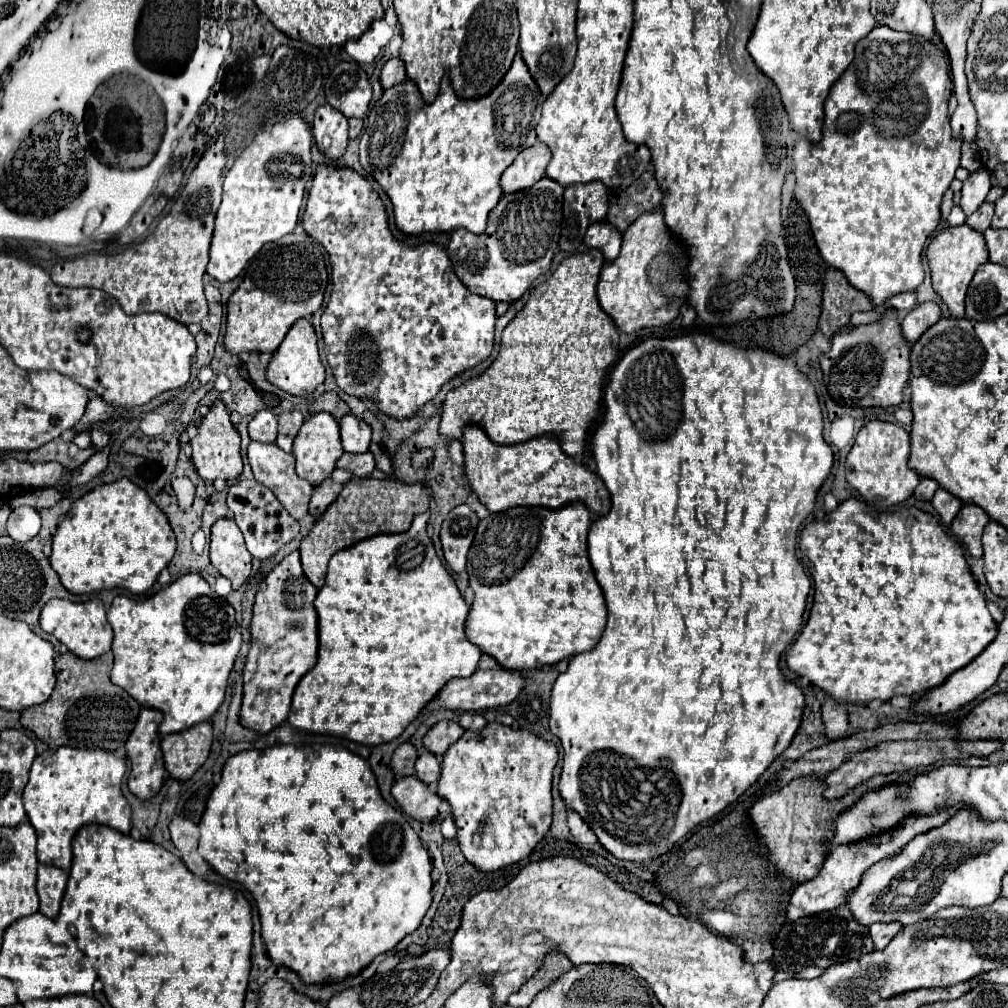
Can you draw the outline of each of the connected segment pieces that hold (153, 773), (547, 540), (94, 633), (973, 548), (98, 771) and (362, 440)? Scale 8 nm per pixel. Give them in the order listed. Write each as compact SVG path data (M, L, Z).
M143 709L127 743L125 743L127 757L131 761L131 773L127 779L127 787L139 799L151 799L153 795L159 793L159 789L163 785L165 765L163 765L163 755L161 755L161 747L159 747L159 733L157 733L161 721L163 721L163 713L159 713L157 709Z
M571 503L567 507L561 507L557 511L551 509L543 509L543 507L513 507L501 513L493 513L487 519L479 521L477 533L475 533L475 541L469 549L467 555L467 573L469 573L469 587L475 593L475 599L471 603L471 611L467 615L465 621L465 635L471 643L475 643L483 653L491 655L501 667L505 669L537 669L537 667L545 667L545 665L555 665L561 659L569 659L577 653L589 651L597 645L603 629L605 629L605 621L607 621L607 609L605 609L605 599L601 593L601 587L593 575L593 567L589 563L589 555L587 555L587 533L591 527L591 511L583 505L583 503Z
M51 599L41 611L39 625L45 633L51 633L55 639L59 639L63 645L67 645L67 649L73 651L81 659L95 659L111 649L113 629L105 619L105 607L103 607L101 599L91 599L87 603L71 603L67 599Z
M963 505L951 523L951 531L971 551L973 557L981 557L983 555L981 533L987 523L989 523L989 517L983 509L979 509L977 505Z
M73 747L47 749L35 757L29 783L23 791L23 807L37 831L37 859L59 869L71 867L71 839L79 827L89 823L107 825L129 835L131 807L121 793L125 761L109 751L81 751Z
M345 415L339 421L339 429L341 429L341 445L345 453L367 453L369 443L371 443L371 427L355 417L355 415Z

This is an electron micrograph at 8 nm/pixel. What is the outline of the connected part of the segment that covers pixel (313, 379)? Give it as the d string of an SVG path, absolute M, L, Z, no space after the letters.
M299 319L289 329L289 333L285 335L279 349L271 355L265 377L275 387L279 387L291 395L297 395L297 397L309 397L315 391L315 387L325 381L325 367L323 367L323 363L319 359L319 351L317 351L317 335L315 335L313 325L307 319Z

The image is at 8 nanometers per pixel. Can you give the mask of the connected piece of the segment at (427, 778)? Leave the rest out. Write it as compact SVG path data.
M429 751L421 753L419 759L417 759L417 765L415 765L415 773L417 773L417 777L419 777L431 791L435 791L437 781L439 781L439 775L441 775L439 759L437 759L433 753L429 753Z

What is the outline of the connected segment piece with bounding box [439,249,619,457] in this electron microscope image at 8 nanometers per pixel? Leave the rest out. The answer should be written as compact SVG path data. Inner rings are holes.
M591 249L583 255L571 255L563 259L557 271L531 293L523 311L519 311L517 317L503 329L501 349L493 365L481 377L449 391L439 425L439 433L447 443L461 439L467 425L479 425L497 445L515 445L543 433L553 433L567 455L575 457L585 451L589 431L601 417L605 377L619 359L619 351L613 341L613 335L619 335L619 331L611 317L599 309L595 293L601 267L603 255L599 251Z

